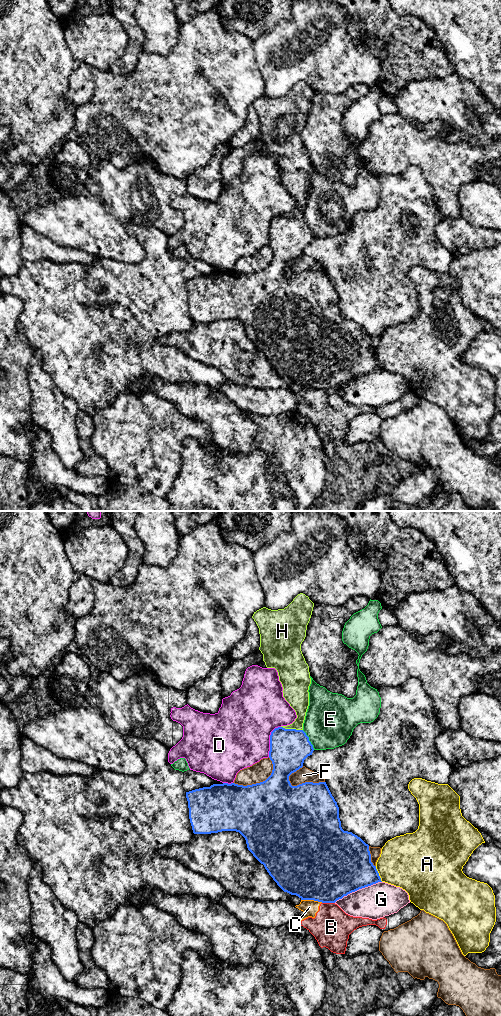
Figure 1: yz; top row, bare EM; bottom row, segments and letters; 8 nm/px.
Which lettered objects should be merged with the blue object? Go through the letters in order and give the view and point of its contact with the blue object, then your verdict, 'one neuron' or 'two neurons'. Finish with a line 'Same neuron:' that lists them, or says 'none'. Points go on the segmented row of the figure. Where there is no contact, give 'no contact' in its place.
A: yz (378, 874) | two neurons
B: yz (328, 902) | two neurons
C: yz (312, 899) | two neurons
D: yz (270, 740) | two neurons
E: yz (308, 740) | two neurons
F: yz (304, 783) | two neurons
G: yz (357, 889) | two neurons
H: yz (292, 729) | two neurons
Same neuron: none

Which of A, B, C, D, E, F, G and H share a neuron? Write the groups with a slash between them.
A / B C H / D / E / F / G

